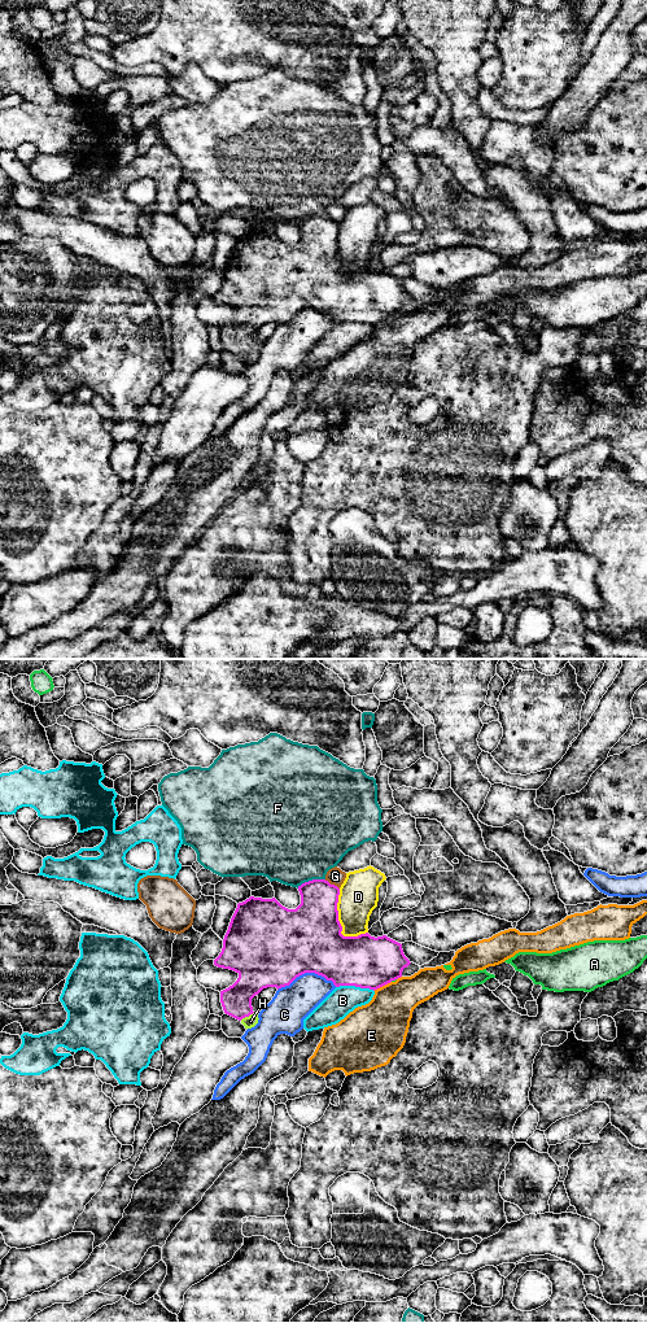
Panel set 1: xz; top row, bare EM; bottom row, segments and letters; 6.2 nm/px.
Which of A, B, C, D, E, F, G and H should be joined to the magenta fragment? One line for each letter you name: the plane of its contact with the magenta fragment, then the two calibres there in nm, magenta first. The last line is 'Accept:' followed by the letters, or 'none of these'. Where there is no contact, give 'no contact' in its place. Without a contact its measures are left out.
H: contact in xz; calibres 190 and 70 nm
Accept: H

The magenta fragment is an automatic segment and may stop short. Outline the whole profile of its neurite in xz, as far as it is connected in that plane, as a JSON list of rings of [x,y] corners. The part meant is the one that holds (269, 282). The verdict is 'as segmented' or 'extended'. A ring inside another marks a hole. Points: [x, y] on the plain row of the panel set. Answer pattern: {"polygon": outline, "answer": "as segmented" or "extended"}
{"polygon": [[[312,215],[298,222],[301,240],[296,245],[283,243],[275,233],[262,235],[250,232],[237,244],[231,254],[228,266],[223,275],[223,284],[214,296],[214,301],[233,306],[239,310],[237,316],[228,324],[220,327],[220,339],[226,350],[239,355],[245,364],[258,359],[258,350],[253,348],[252,335],[263,324],[276,323],[277,326],[289,322],[297,313],[305,309],[315,309],[332,316],[336,323],[355,322],[360,324],[377,326],[392,316],[402,313],[402,307],[411,298],[405,292],[402,280],[382,272],[371,272],[368,268],[358,272],[344,272],[338,257],[340,224],[325,215]]], "answer": "extended"}

